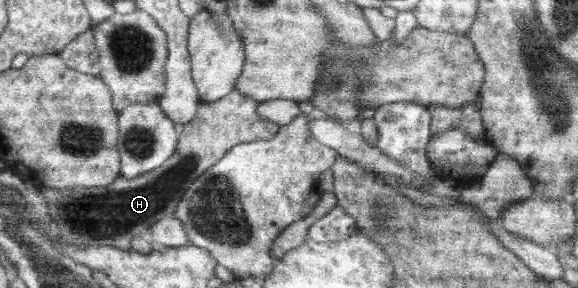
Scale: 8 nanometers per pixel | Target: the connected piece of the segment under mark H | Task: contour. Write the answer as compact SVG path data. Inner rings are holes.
M237 88L215 102L200 101L193 120L183 125L175 152L159 168L137 178L127 180L119 175L111 184L101 188L40 189L40 194L46 200L51 219L58 226L62 240L74 246L110 246L119 249L131 249L131 239L135 236L151 240L151 225L160 218L173 215L177 203L189 188L190 183L199 178L208 168L217 164L230 148L247 141L271 140L275 136L280 126L261 119L257 113L258 104L257 100L245 96Z

